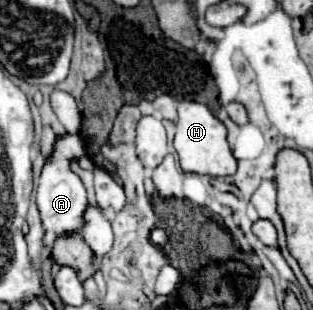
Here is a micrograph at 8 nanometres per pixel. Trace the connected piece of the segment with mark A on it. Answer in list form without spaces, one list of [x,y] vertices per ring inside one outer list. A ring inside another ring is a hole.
[[[62,134],[56,138],[54,150],[50,158],[44,162],[42,174],[38,178],[38,190],[36,190],[36,204],[42,216],[44,230],[52,230],[54,234],[72,234],[82,230],[82,212],[86,210],[88,198],[82,180],[78,178],[78,174],[72,172],[70,164],[78,162],[84,156],[86,156],[84,140],[78,134]]]

